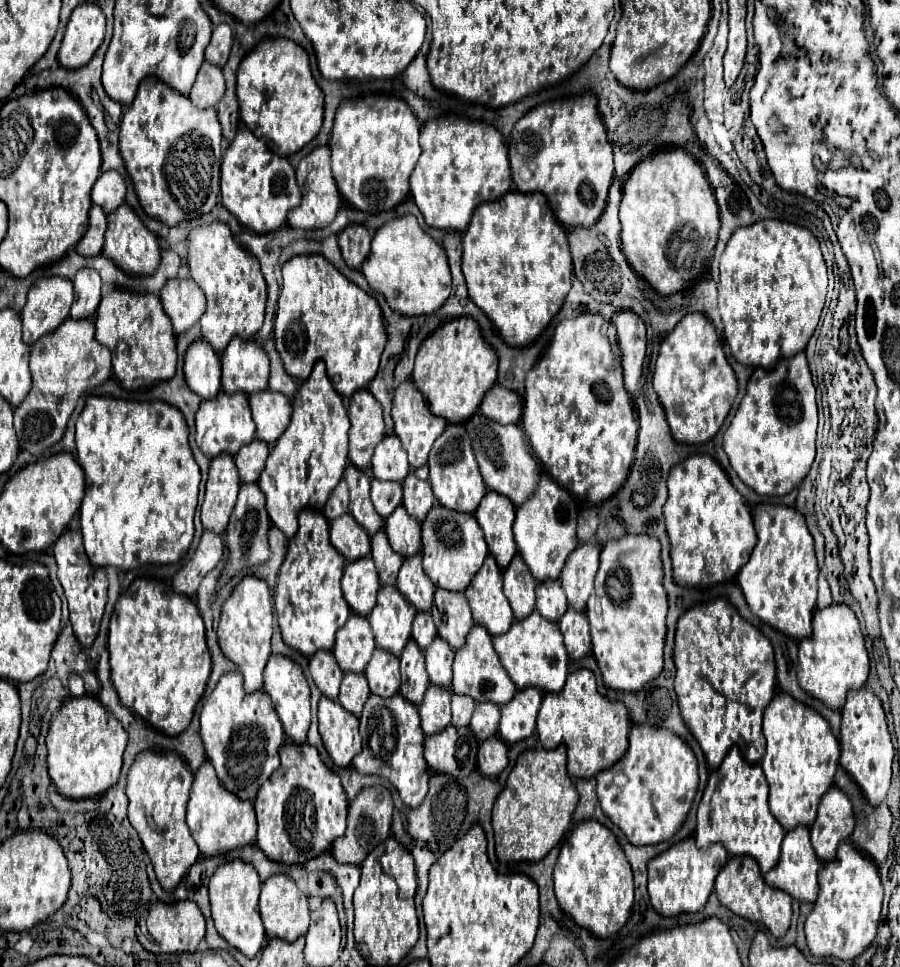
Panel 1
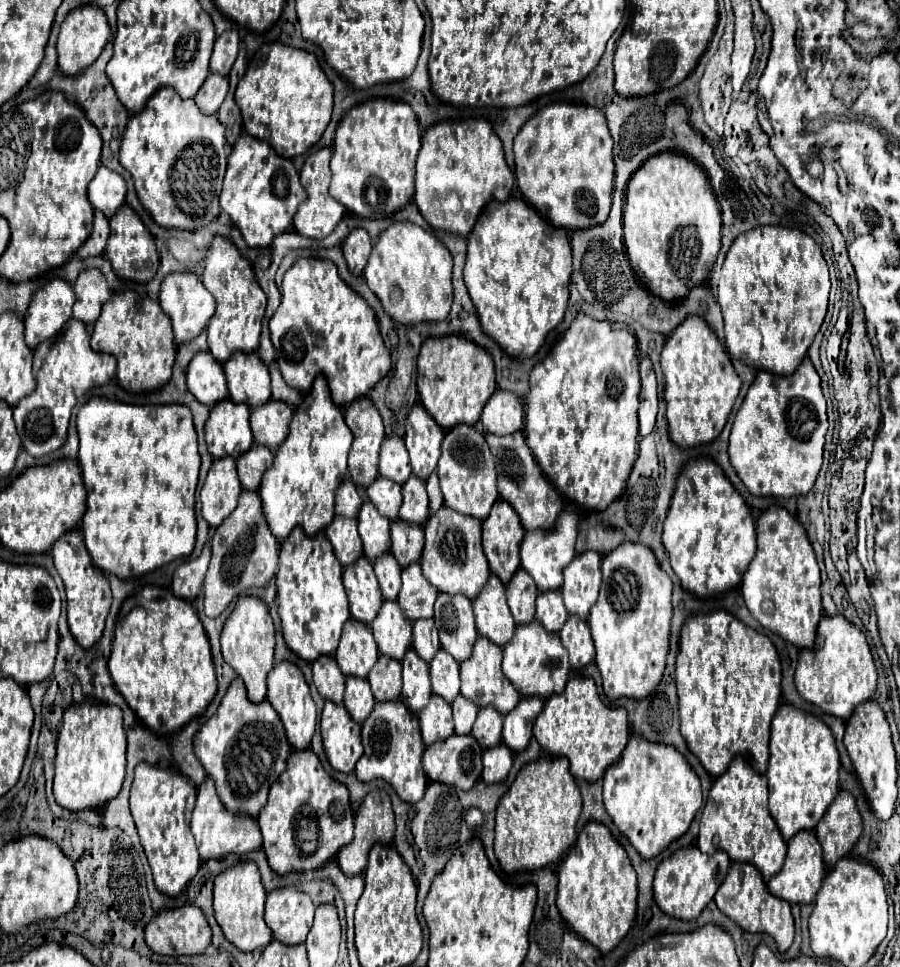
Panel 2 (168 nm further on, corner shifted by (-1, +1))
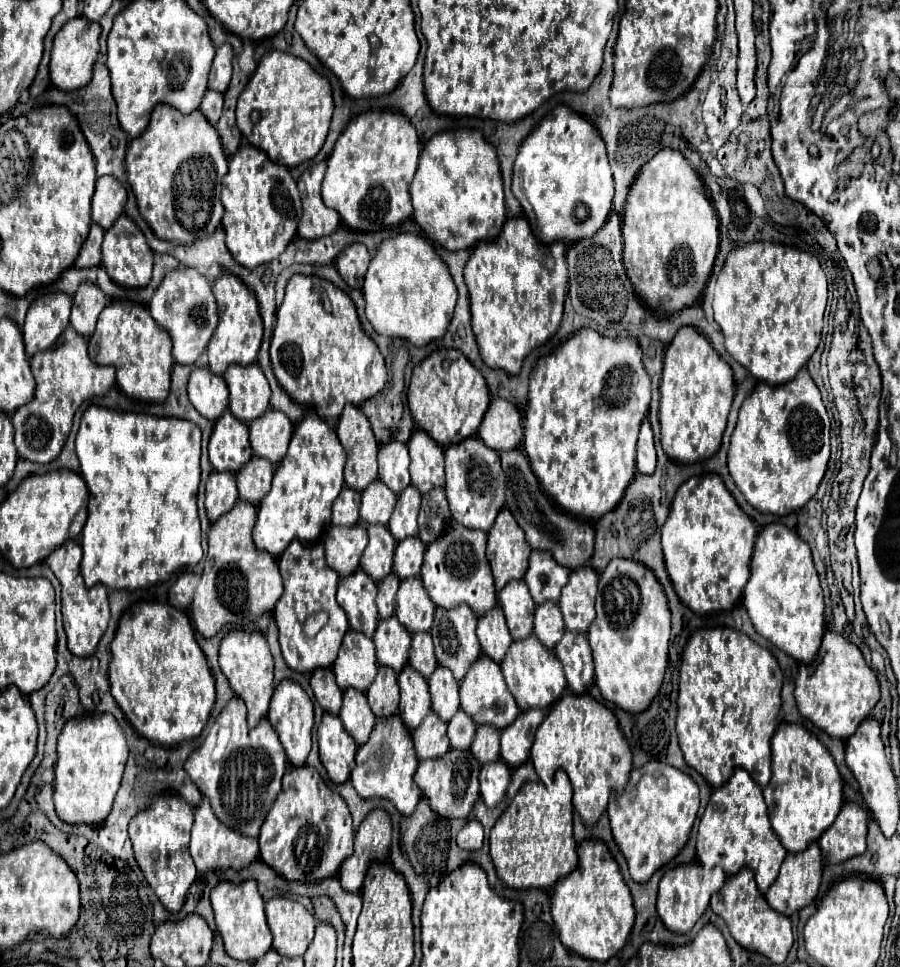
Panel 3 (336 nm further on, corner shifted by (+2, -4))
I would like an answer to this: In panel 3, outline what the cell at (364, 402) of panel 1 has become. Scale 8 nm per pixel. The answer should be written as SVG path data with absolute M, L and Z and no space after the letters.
M345 406L337 426L337 436L349 452L345 466L345 484L353 490L363 492L373 480L377 480L379 444L373 436L367 416L359 406Z

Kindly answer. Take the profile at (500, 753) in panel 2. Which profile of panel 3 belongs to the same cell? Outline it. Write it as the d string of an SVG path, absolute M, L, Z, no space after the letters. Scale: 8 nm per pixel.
M495 760L483 764L479 782L481 782L481 798L487 806L497 806L503 800L505 790L509 786L509 778L511 778L511 768L507 766L507 762Z

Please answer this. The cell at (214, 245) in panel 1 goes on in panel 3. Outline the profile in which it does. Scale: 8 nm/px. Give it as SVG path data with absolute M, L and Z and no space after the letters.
M221 272L221 276L213 282L213 296L219 308L219 326L215 328L207 346L207 354L209 368L221 376L229 364L247 366L257 360L257 352L263 340L263 320L259 316L259 302L255 294L231 272Z

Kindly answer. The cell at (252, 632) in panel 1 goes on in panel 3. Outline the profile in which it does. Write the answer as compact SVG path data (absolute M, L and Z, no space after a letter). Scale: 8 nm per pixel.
M231 630L219 646L219 666L223 674L227 676L233 692L241 696L247 704L247 722L249 726L255 726L269 708L269 700L273 694L273 658L265 640L265 634L259 630L247 632L247 630Z

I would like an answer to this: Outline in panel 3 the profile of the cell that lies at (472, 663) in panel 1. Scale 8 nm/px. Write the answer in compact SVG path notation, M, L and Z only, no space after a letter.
M485 654L477 658L477 662L471 666L471 670L461 682L461 710L471 714L475 724L493 724L499 730L503 726L509 726L519 714L519 706L515 706L515 698L511 696L507 684L503 682L499 664Z

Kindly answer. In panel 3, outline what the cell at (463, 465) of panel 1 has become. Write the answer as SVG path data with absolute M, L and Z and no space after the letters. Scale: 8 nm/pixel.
M477 436L451 444L445 448L445 480L445 494L453 520L487 532L505 504L505 474L499 464L499 454L485 446Z

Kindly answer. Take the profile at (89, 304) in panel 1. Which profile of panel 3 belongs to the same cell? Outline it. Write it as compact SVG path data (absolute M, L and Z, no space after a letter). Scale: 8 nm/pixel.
M83 282L83 286L79 286L79 290L73 296L71 326L81 336L89 338L95 332L97 318L105 306L107 306L107 298L99 290L99 286L95 286L91 282Z

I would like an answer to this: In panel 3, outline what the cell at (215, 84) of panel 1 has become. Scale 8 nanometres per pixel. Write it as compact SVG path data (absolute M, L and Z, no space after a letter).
M207 90L203 100L201 100L201 106L199 110L203 112L203 116L215 124L219 120L219 114L221 114L221 108L223 108L223 94L215 92L215 90Z

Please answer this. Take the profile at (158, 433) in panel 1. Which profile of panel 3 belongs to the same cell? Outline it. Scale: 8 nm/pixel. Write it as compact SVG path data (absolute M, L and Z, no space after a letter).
M89 406L81 416L81 428L77 432L77 458L81 462L81 476L89 486L89 518L85 528L81 532L81 548L83 548L83 560L81 560L81 574L85 580L85 586L95 586L97 582L105 584L113 590L137 590L145 586L153 586L157 582L169 580L169 576L177 568L195 566L201 556L201 532L199 532L199 516L197 516L197 488L199 488L199 458L201 458L201 430L191 420L181 418L161 418L161 416L149 416L149 414L133 414L133 412L115 412L101 406Z

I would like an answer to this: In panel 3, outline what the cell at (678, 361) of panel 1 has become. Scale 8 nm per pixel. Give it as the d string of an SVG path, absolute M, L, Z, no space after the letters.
M693 326L681 328L669 344L663 358L661 378L661 446L669 458L691 464L711 458L727 426L733 402L735 378L729 364L713 350L711 342Z

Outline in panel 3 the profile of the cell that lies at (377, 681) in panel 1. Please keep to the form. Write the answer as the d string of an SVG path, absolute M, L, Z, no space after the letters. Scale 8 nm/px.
M379 666L377 678L367 690L367 698L369 698L369 706L375 712L375 716L385 718L397 712L397 704L399 704L397 674L389 670L387 666Z

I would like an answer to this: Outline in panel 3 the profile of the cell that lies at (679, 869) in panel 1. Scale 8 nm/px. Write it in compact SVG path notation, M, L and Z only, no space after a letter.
M699 862L681 864L669 872L663 874L659 882L659 894L657 894L657 912L671 932L689 932L699 916L709 908L709 900L715 892L719 892L725 884L727 876L721 868L705 868Z

